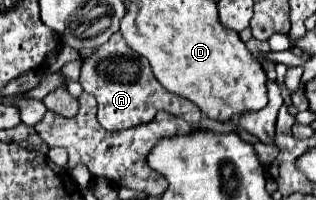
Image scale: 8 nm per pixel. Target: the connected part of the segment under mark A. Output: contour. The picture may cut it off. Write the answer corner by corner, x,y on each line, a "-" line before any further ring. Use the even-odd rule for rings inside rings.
115,33
105,45
97,49
97,53
83,61
81,79
79,83
83,89
91,95
95,95
99,103
97,119
99,123
109,131
119,131
143,123
151,123
155,119
155,113
165,109
173,113
175,117
181,117
189,121
191,125
197,125
201,119
201,111
191,101
185,101
183,97
177,97
175,93
169,93
153,75
151,65
145,57
135,53
121,33

